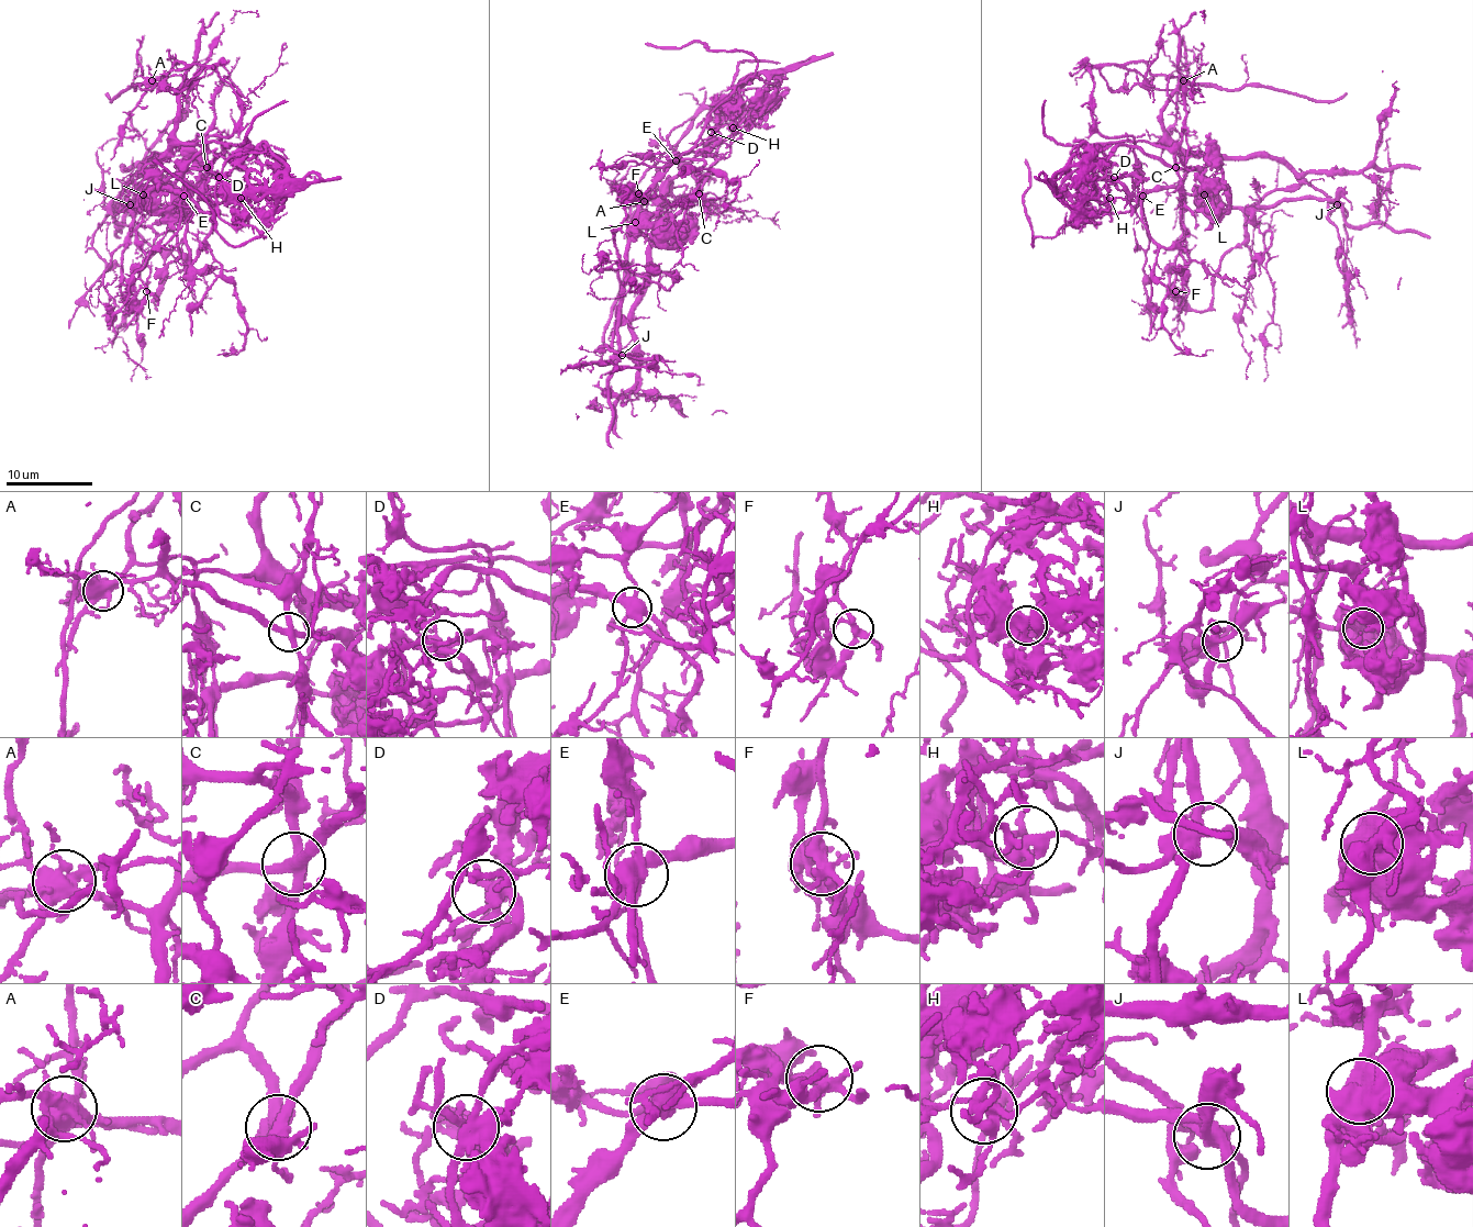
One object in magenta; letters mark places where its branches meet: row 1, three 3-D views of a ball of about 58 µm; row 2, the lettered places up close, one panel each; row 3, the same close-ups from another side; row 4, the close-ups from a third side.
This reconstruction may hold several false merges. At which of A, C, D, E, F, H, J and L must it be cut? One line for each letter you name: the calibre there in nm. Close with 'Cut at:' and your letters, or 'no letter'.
A: 550 nm
C: 320 nm
E: 480 nm
F: 280 nm
L: 750 nm
Cut at: A, C, E, F, L

